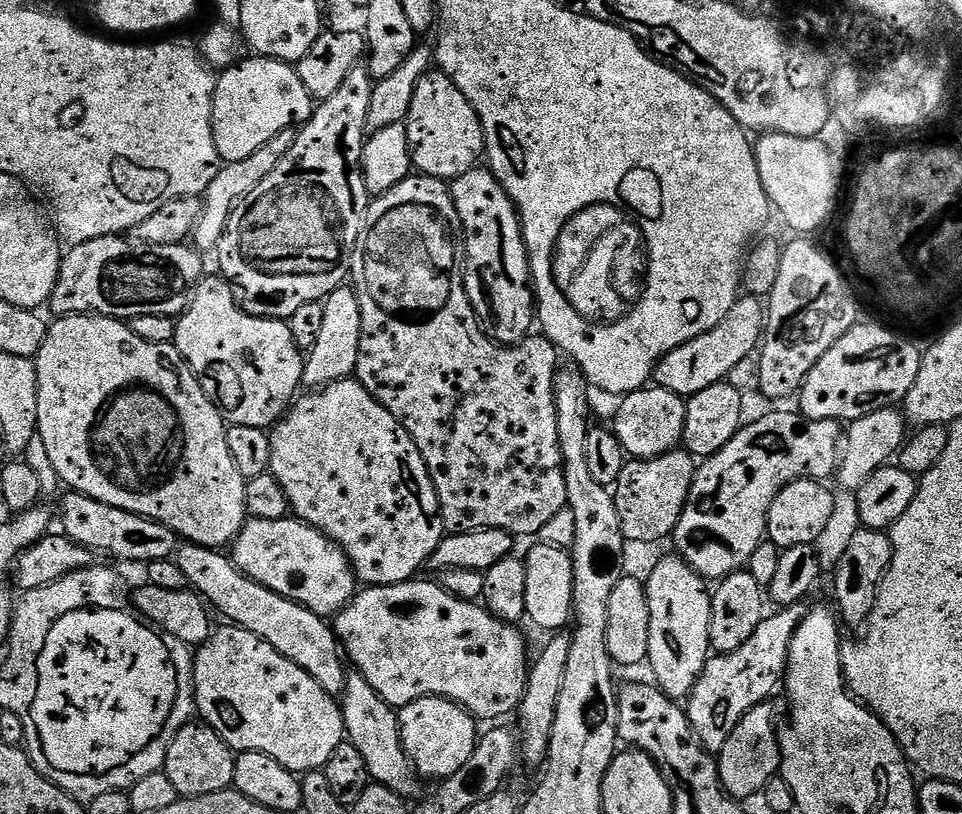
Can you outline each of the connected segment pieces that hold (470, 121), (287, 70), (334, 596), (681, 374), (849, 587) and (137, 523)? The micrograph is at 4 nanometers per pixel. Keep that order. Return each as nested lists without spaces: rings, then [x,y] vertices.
[[[433,70],[424,75],[422,82],[418,82],[406,123],[412,166],[421,176],[451,182],[477,167],[485,155],[482,122],[466,94],[450,82],[445,72]]]
[[[257,54],[252,58],[253,60],[241,59],[216,76],[216,89],[212,99],[212,133],[214,146],[224,164],[242,162],[242,158],[250,158],[250,154],[254,154],[261,146],[266,146],[266,142],[282,134],[282,130],[304,125],[314,111],[312,96],[306,86],[302,86],[299,71],[291,63]]]
[[[248,519],[230,545],[230,557],[246,578],[325,618],[335,617],[358,591],[356,571],[347,554],[323,532],[303,520]]]
[[[741,295],[718,327],[678,346],[660,359],[654,373],[655,383],[685,398],[698,394],[698,390],[706,390],[706,386],[725,383],[730,370],[734,370],[742,358],[753,355],[759,349],[765,331],[765,305],[755,296]]]
[[[863,526],[857,529],[857,532],[849,538],[848,545],[845,546],[844,553],[836,564],[832,588],[836,591],[835,607],[838,609],[839,619],[852,628],[863,629],[876,605],[880,584],[892,565],[892,538],[887,531],[879,532]]]
[[[69,491],[64,505],[58,512],[58,524],[61,524],[63,535],[74,542],[92,549],[93,553],[105,552],[108,556],[117,556],[120,560],[169,559],[177,551],[178,537],[159,520],[150,520],[147,516],[139,516],[126,510],[118,510],[109,504],[98,502],[81,492]]]

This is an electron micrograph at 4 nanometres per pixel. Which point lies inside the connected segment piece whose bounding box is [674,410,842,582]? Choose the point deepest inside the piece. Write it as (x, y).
(725, 519)

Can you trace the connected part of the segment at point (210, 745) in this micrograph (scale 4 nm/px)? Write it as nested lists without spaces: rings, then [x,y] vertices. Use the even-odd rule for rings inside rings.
[[[190,722],[182,726],[174,742],[170,742],[162,770],[170,778],[170,782],[174,782],[174,790],[178,790],[181,798],[217,794],[218,791],[232,788],[236,758],[237,753],[209,724]]]

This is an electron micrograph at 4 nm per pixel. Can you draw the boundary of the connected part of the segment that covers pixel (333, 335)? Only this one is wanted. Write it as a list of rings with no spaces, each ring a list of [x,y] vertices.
[[[341,286],[323,301],[324,318],[318,342],[306,353],[304,362],[303,387],[308,390],[319,390],[339,380],[347,380],[356,371],[358,346],[362,338],[362,310],[358,306],[356,289],[352,286]]]

